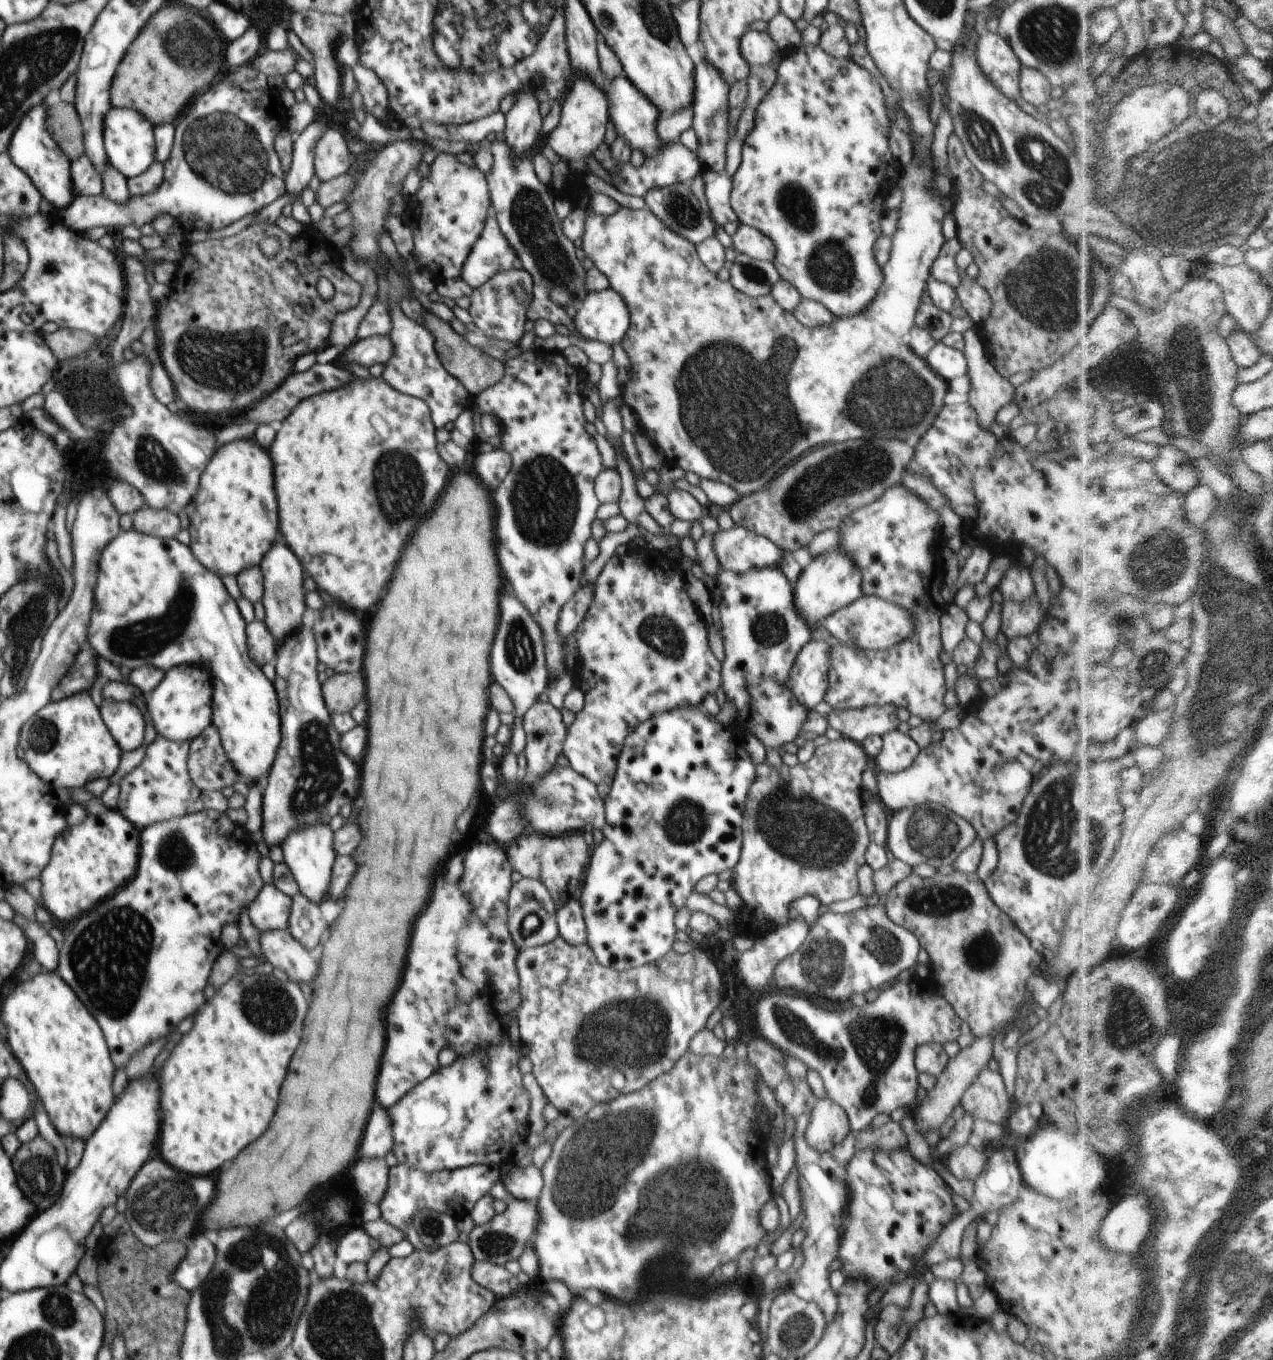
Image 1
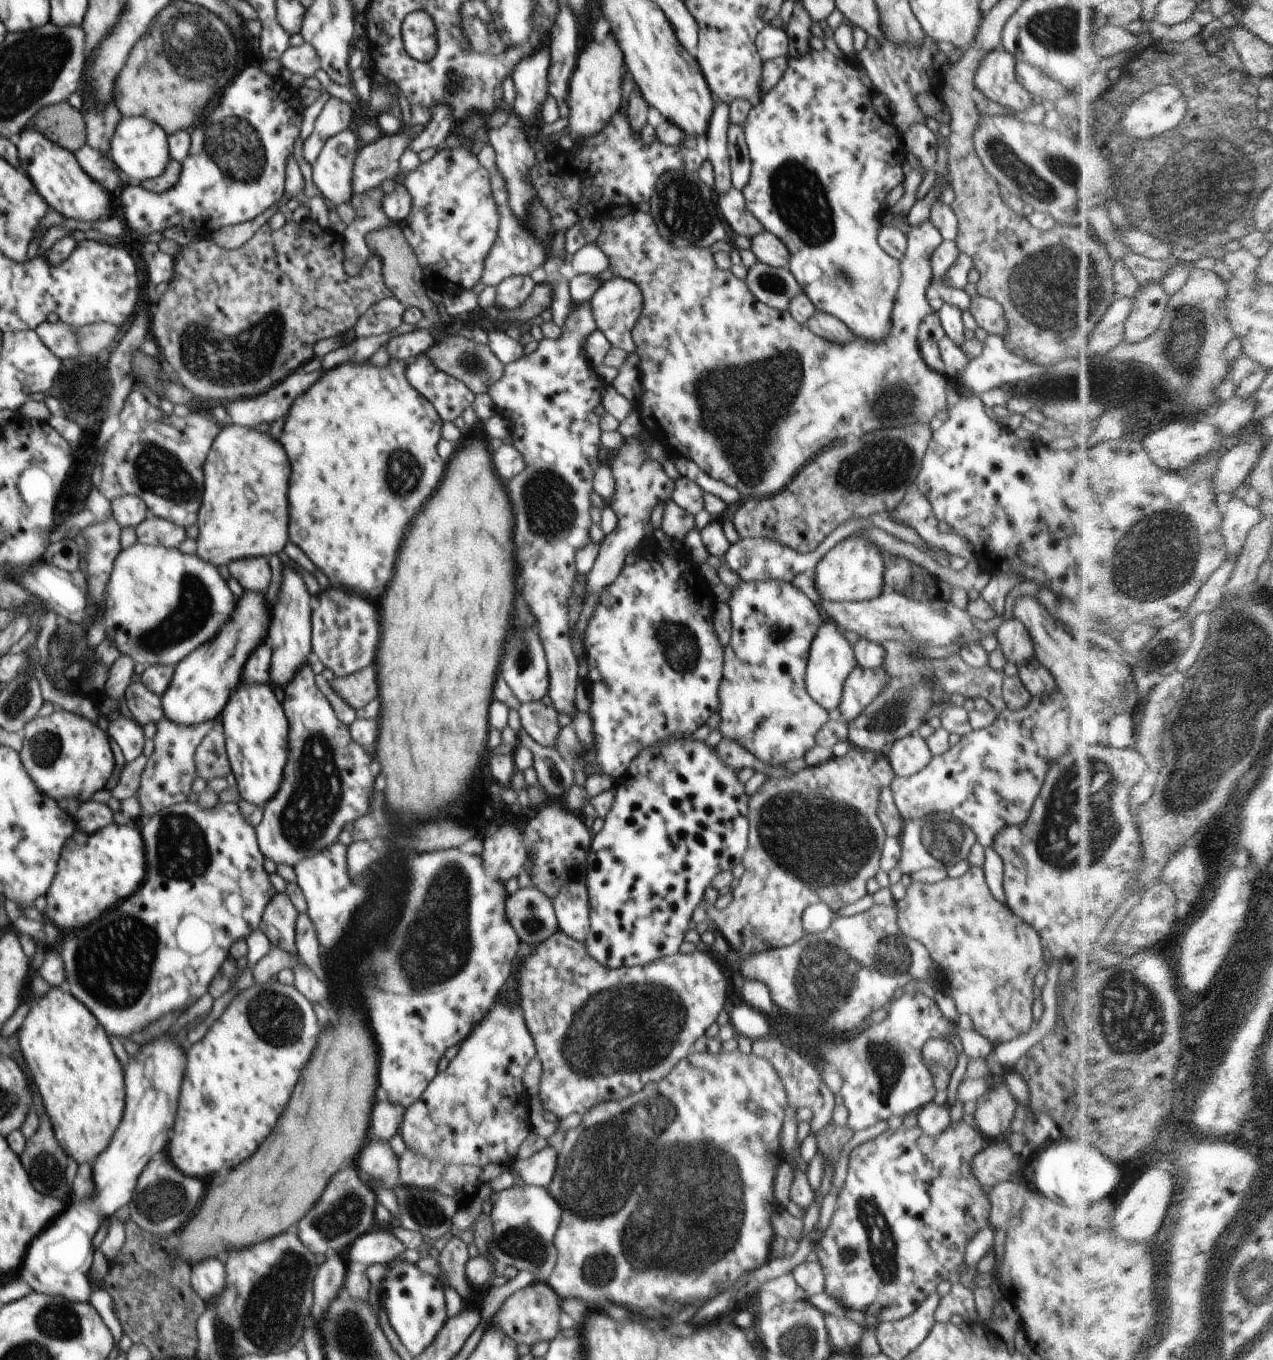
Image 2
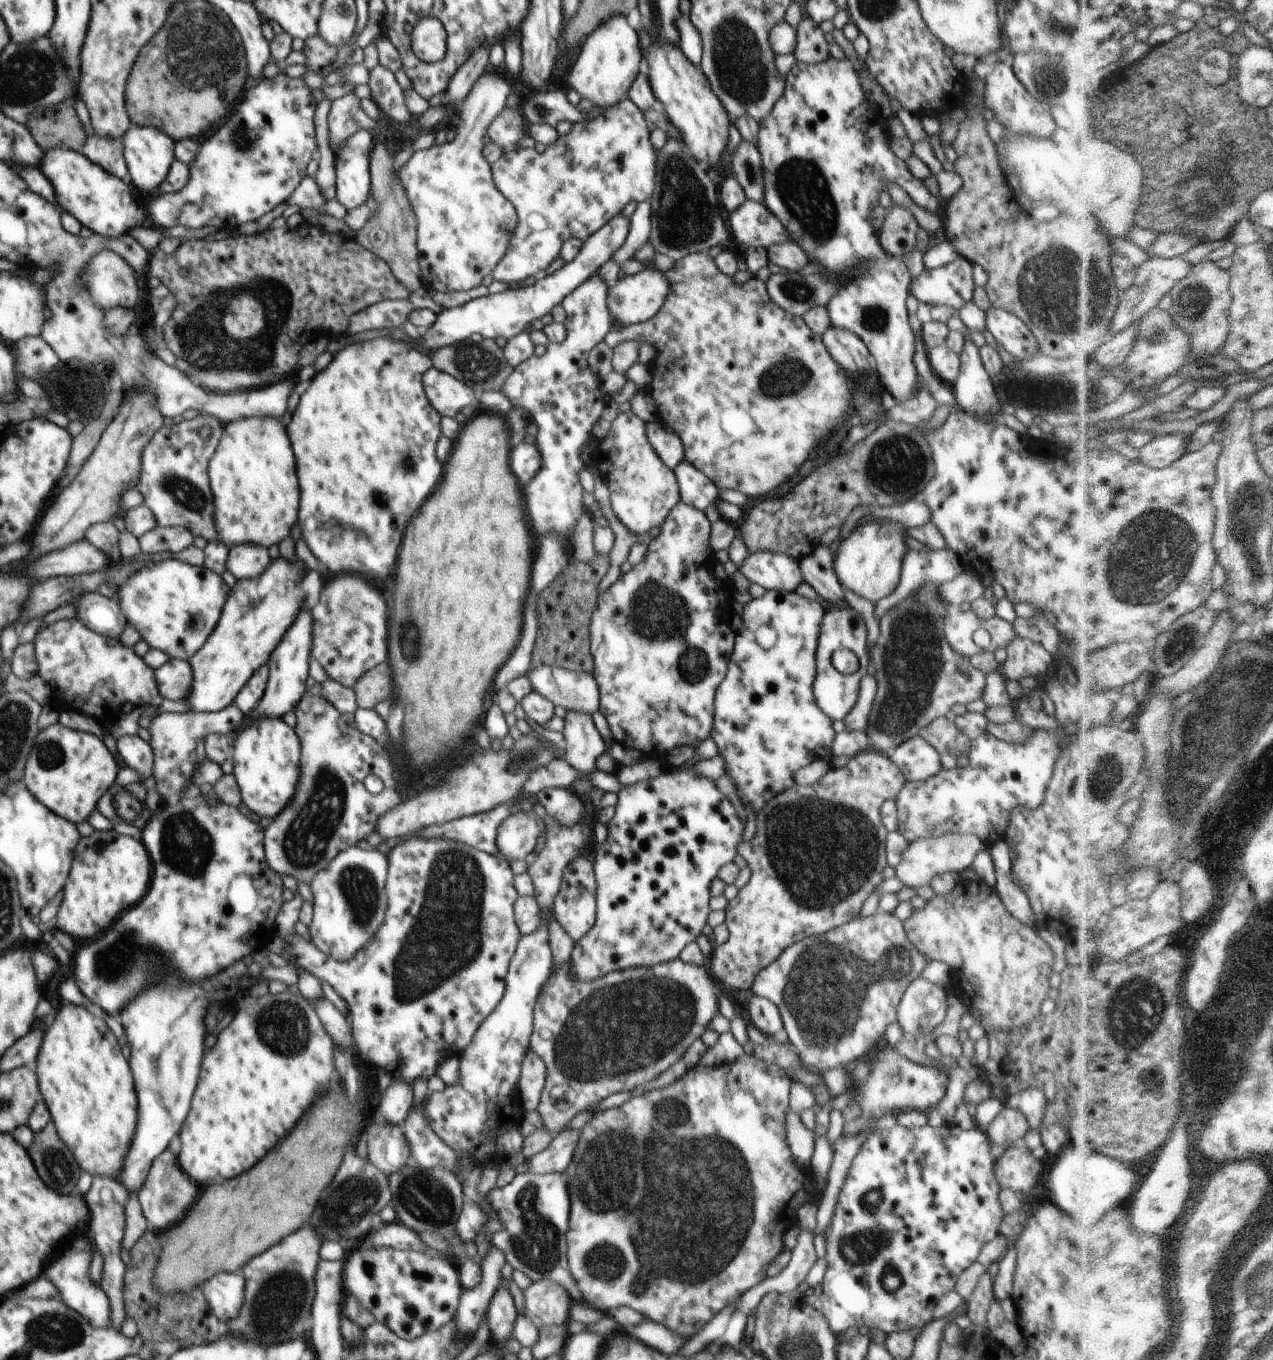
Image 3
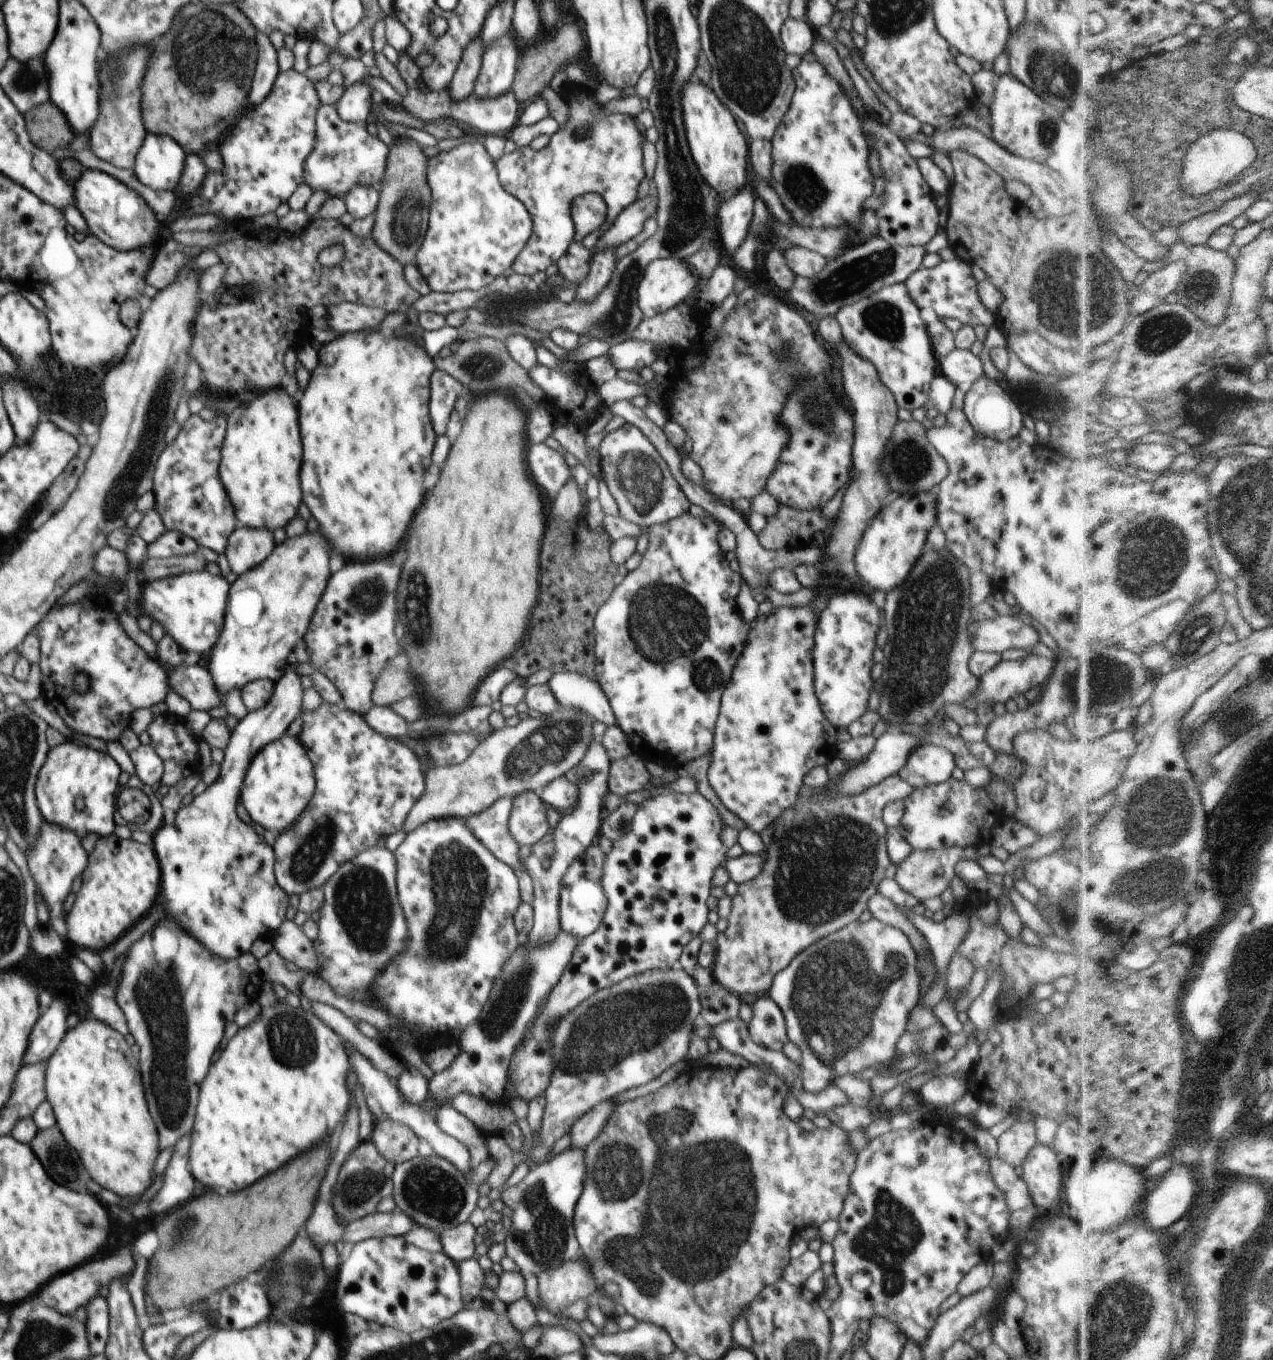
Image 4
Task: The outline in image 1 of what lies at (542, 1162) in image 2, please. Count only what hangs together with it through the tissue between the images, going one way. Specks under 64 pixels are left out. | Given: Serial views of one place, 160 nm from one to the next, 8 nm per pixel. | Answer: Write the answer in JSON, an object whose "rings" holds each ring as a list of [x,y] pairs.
{"rings":[[[534,1165],[526,1168],[516,1166],[508,1175],[501,1174],[500,1181],[506,1186],[509,1196],[536,1201],[544,1188],[541,1170]]]}

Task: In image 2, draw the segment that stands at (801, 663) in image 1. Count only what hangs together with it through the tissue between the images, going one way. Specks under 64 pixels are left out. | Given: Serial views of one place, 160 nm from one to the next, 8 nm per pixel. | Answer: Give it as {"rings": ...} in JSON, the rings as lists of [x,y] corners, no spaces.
{"rings":[[[834,621],[822,623],[809,648],[805,683],[808,694],[828,712],[839,708],[845,678],[858,666],[853,646]]]}

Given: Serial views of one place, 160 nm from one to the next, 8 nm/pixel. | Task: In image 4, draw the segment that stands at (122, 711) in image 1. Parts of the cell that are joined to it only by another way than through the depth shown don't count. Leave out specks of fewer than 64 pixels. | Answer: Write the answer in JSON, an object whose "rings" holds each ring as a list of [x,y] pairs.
{"rings":[[[140,744],[136,750],[128,752],[128,755],[135,766],[136,780],[151,787],[161,783],[164,775],[163,763],[151,745]]]}

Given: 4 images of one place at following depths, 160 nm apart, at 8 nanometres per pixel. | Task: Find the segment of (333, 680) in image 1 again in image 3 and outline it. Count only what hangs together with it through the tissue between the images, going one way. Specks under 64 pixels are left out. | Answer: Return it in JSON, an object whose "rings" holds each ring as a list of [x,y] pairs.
{"rings":[[[388,661],[382,662],[360,676],[354,684],[357,708],[374,709],[376,704],[390,698],[392,676]]]}

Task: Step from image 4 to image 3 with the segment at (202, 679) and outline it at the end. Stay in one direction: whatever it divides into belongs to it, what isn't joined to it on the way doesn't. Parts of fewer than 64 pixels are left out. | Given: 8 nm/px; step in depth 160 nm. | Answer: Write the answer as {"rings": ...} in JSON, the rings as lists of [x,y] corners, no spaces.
{"rings":[[[170,659],[154,670],[156,688],[164,699],[182,702],[190,694],[192,686],[192,668],[186,660]]]}

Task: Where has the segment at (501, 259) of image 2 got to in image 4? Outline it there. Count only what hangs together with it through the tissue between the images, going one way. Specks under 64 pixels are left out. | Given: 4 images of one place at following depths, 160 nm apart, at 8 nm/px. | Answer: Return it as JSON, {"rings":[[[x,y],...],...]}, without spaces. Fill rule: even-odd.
{"rings":[[[573,83],[562,93],[570,108],[570,118],[552,134],[550,144],[540,151],[529,146],[518,147],[494,162],[502,188],[516,196],[532,218],[532,236],[516,256],[509,273],[531,277],[558,263],[575,240],[575,225],[570,214],[574,198],[587,193],[598,194],[606,204],[606,220],[602,226],[594,233],[586,234],[581,241],[588,251],[592,251],[598,238],[614,224],[620,212],[637,200],[638,187],[645,178],[643,136],[636,126],[636,117],[621,113],[604,114],[594,94]],[[580,129],[584,129],[586,135],[575,140]]]}

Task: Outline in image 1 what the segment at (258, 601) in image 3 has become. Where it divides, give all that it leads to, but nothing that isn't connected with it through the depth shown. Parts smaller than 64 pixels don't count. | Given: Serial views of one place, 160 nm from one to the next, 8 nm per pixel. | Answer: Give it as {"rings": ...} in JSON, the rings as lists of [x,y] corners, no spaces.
{"rings":[[[181,664],[168,669],[162,682],[146,695],[145,702],[158,735],[168,740],[191,742],[213,724],[213,678],[207,664],[206,667]]]}

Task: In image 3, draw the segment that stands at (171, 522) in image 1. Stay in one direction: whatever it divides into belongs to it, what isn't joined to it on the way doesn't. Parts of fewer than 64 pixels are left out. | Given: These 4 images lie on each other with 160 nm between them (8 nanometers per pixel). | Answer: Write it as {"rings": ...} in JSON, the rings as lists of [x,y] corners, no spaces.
{"rings":[[[157,526],[137,539],[142,552],[146,554],[179,553],[194,542],[193,535],[182,526]]]}

